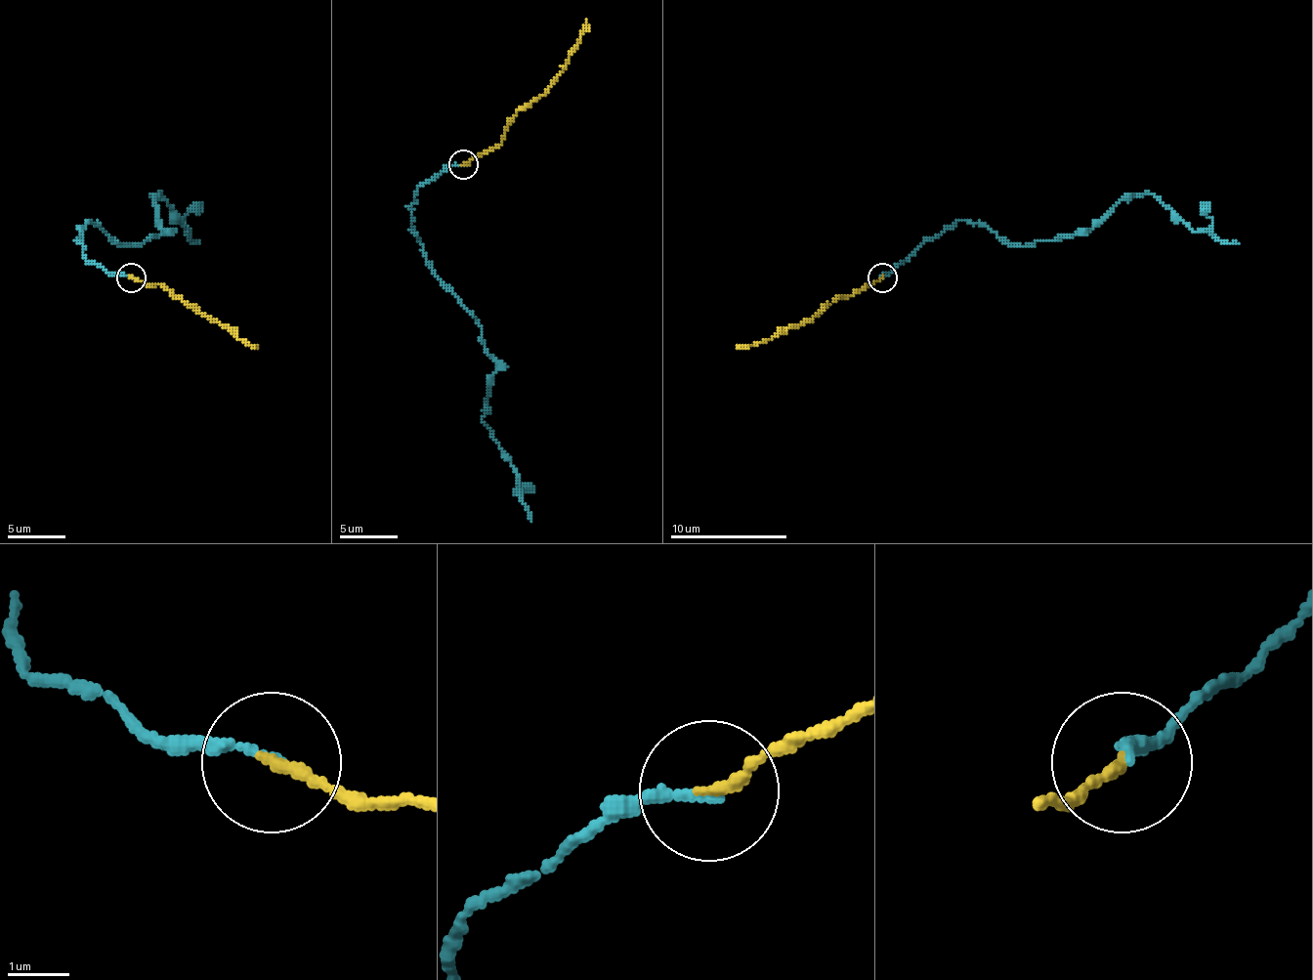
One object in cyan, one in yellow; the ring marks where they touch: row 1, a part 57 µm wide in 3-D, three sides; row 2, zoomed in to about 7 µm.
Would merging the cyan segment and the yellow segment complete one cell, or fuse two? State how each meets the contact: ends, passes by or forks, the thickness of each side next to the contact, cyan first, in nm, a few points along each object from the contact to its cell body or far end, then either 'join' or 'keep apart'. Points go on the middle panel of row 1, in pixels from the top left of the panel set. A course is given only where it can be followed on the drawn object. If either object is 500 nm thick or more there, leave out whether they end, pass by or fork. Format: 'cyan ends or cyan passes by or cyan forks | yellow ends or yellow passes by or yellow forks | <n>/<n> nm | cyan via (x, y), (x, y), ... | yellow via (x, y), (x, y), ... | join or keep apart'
cyan ends | yellow ends | 150/190 nm | cyan via (464, 165), (417, 189), (411, 233), (482, 328), (496, 363), (482, 422), (519, 477), (516, 494), (533, 491) | yellow via (464, 165), (493, 150), (501, 142), (507, 121), (545, 92), (580, 37), (586, 20) | join

